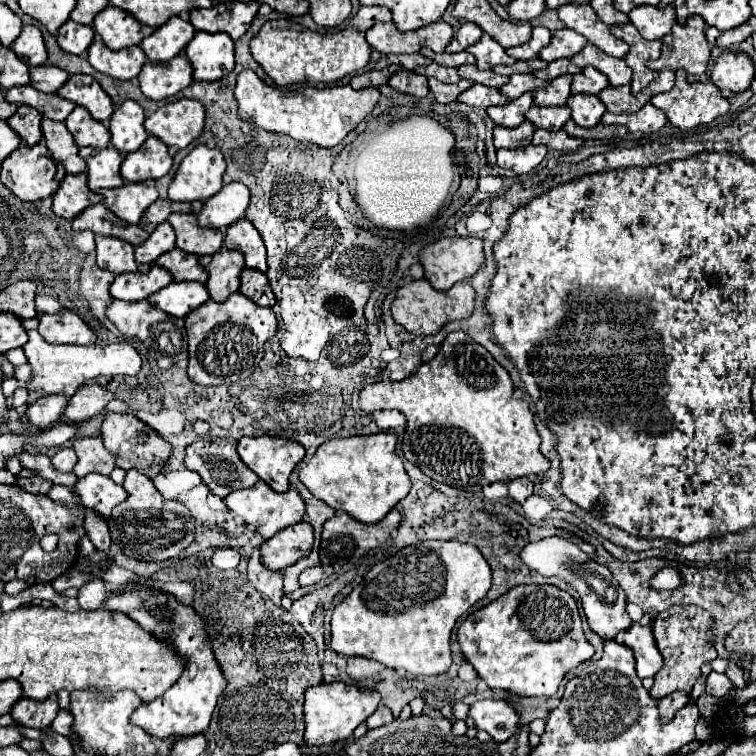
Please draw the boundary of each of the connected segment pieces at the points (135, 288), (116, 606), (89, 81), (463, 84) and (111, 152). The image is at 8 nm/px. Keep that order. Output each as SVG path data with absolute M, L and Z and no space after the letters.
M152 264L150 272L146 274L138 274L138 272L118 274L110 286L110 294L112 298L124 300L124 302L138 302L138 300L146 300L150 294L158 292L170 282L172 282L170 272L162 270L162 266Z
M134 586L132 590L112 594L104 604L112 612L122 612L130 616L144 630L152 632L156 638L170 644L178 654L182 654L188 660L180 680L170 690L166 690L164 696L152 700L150 704L138 706L130 716L130 722L156 738L194 736L206 732L218 696L226 688L226 678L222 676L222 670L218 668L218 662L210 650L202 618L190 606L184 606L176 598L146 586Z
M86 74L70 76L68 82L56 94L78 106L84 106L100 122L108 120L110 114L114 112L114 106L108 94L100 88L98 82L94 82L92 76L86 76Z
M428 78L428 86L430 86L430 92L434 94L436 102L450 104L458 98L458 94L468 90L472 86L472 82L470 80L460 80L456 84L444 84L444 82L438 82L436 78Z
M108 146L104 150L80 148L80 156L88 166L88 188L92 192L100 188L118 188L124 184L120 176L122 154L114 150L114 146Z

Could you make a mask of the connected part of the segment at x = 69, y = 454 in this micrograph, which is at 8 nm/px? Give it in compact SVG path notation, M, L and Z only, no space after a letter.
M62 448L62 450L58 450L58 452L54 454L54 466L56 466L58 470L62 470L62 472L72 472L72 468L74 468L76 462L78 462L78 460L76 460L74 448Z

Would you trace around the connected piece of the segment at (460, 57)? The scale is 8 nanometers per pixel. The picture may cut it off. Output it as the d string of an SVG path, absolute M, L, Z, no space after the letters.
M422 48L420 52L422 52L426 58L434 60L434 62L438 62L438 64L442 64L442 66L454 66L454 68L458 68L458 66L462 66L462 64L474 64L474 62L476 62L474 56L468 54L468 52L456 52L456 54L442 52L442 54L434 54L434 52L428 50L428 48Z

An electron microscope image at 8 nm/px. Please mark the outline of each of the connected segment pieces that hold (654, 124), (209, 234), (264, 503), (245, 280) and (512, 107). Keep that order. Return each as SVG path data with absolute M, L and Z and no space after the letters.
M648 102L644 108L640 108L634 114L612 114L612 112L604 112L602 124L624 124L628 126L630 132L656 132L662 128L662 124L666 124L666 114L662 114L662 110L658 110L652 102Z
M184 212L170 214L168 222L176 230L176 248L188 254L204 256L204 254L214 254L222 248L224 242L222 232L214 228L200 228L194 214L184 214Z
M258 480L258 482L256 482L254 486L250 486L250 488L230 492L230 494L228 494L226 498L222 498L222 500L224 500L224 504L228 506L230 512L238 514L246 524L254 526L256 532L260 532L264 540L272 538L272 536L274 536L276 532L280 532L282 528L288 528L288 526L300 522L302 516L304 516L304 512L306 512L306 504L304 504L304 500L300 498L298 490L290 488L288 492L278 494L278 492L274 492L274 490L272 490L266 482L262 482L262 480Z
M250 268L242 270L238 292L254 300L258 306L274 306L276 302L272 288L268 284L268 278L258 270L250 270Z
M526 92L520 98L510 100L506 106L494 106L494 108L488 108L486 112L496 126L514 128L524 122L524 112L532 106L532 102L534 102L532 92Z

